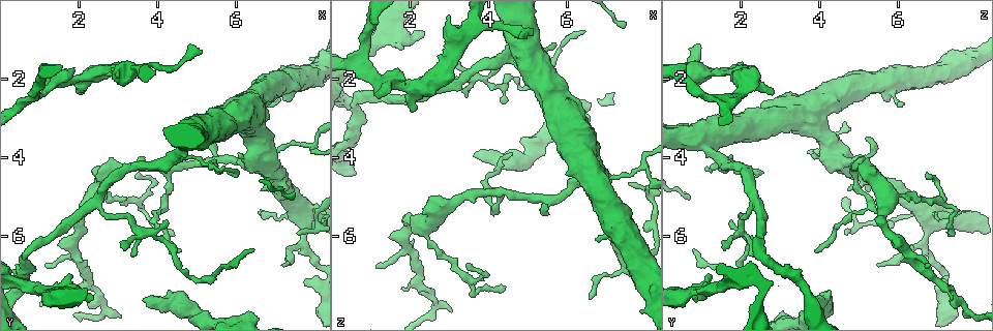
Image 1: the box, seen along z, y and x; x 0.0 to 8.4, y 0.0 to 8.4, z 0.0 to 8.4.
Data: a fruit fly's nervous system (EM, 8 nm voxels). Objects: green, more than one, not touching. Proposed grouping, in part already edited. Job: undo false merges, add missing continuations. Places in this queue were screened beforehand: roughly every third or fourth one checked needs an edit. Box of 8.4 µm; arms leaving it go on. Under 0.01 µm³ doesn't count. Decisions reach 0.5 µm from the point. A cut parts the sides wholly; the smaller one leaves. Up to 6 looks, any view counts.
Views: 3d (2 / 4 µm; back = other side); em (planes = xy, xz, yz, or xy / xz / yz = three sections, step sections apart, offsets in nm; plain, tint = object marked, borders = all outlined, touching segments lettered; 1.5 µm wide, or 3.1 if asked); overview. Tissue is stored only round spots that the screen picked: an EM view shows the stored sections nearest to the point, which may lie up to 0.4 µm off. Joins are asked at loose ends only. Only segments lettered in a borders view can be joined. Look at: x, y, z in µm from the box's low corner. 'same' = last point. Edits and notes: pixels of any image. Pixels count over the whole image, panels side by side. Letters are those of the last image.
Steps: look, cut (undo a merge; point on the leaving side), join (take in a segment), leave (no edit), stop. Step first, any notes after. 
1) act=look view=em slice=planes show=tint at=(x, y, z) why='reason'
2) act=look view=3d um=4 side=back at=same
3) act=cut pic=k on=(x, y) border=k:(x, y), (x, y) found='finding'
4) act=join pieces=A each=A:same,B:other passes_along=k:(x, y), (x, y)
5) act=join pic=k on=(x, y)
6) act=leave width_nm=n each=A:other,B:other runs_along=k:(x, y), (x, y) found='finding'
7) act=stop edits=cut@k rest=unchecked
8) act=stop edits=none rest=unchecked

act=look view=3d um=4 at=(1.85, 7.60, 7.30) why='branch stops here'

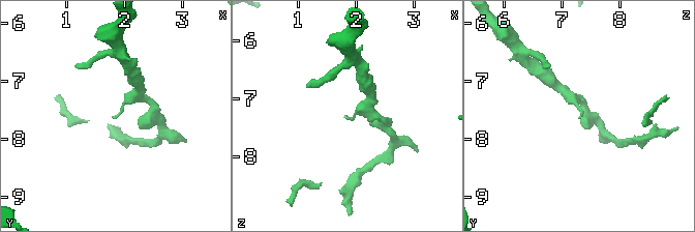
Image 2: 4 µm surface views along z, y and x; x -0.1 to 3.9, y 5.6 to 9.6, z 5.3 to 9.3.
act=look view=em slice=yz step=4 show=tint at=(1.80, 7.60, 7.35)

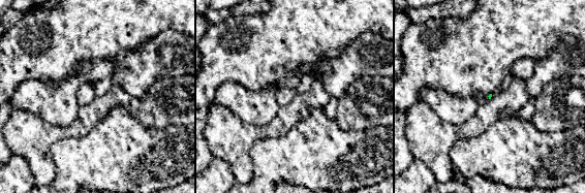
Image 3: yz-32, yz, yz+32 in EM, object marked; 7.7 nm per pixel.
act=look view=em slice=planes show=borders at=same

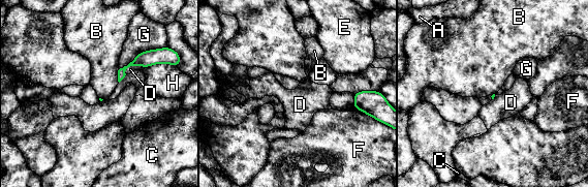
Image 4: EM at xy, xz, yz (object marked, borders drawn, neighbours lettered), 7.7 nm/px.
act=leave each=A:other,B:other,C:other,D:other,E:other,F:other,G:other,H:other border=4:(144, 68), (130, 65), (124, 72) found='none of them fits'

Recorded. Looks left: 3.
act=look view=em slice=xy step=8 show=tint at=(7.85, 7.10, 7.20) why='an open end'

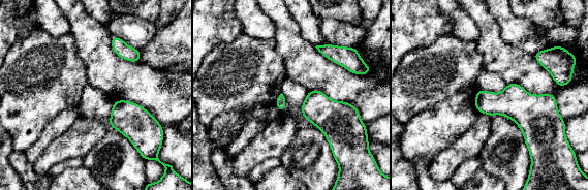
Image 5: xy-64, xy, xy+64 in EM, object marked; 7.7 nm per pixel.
act=look view=em slice=planes show=borders at=same

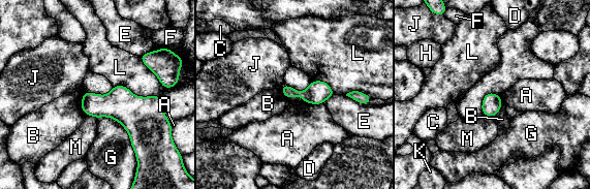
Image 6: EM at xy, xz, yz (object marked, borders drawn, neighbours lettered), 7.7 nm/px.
act=leave longest_contact=L:460nm each=A:other,B:other,C:other,D:other,E:other,F:other,G:other,H:other,J:other,K:other,L:other,M:other found='none of them fits'

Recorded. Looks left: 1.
act=stop edits=none rest=unchecked

